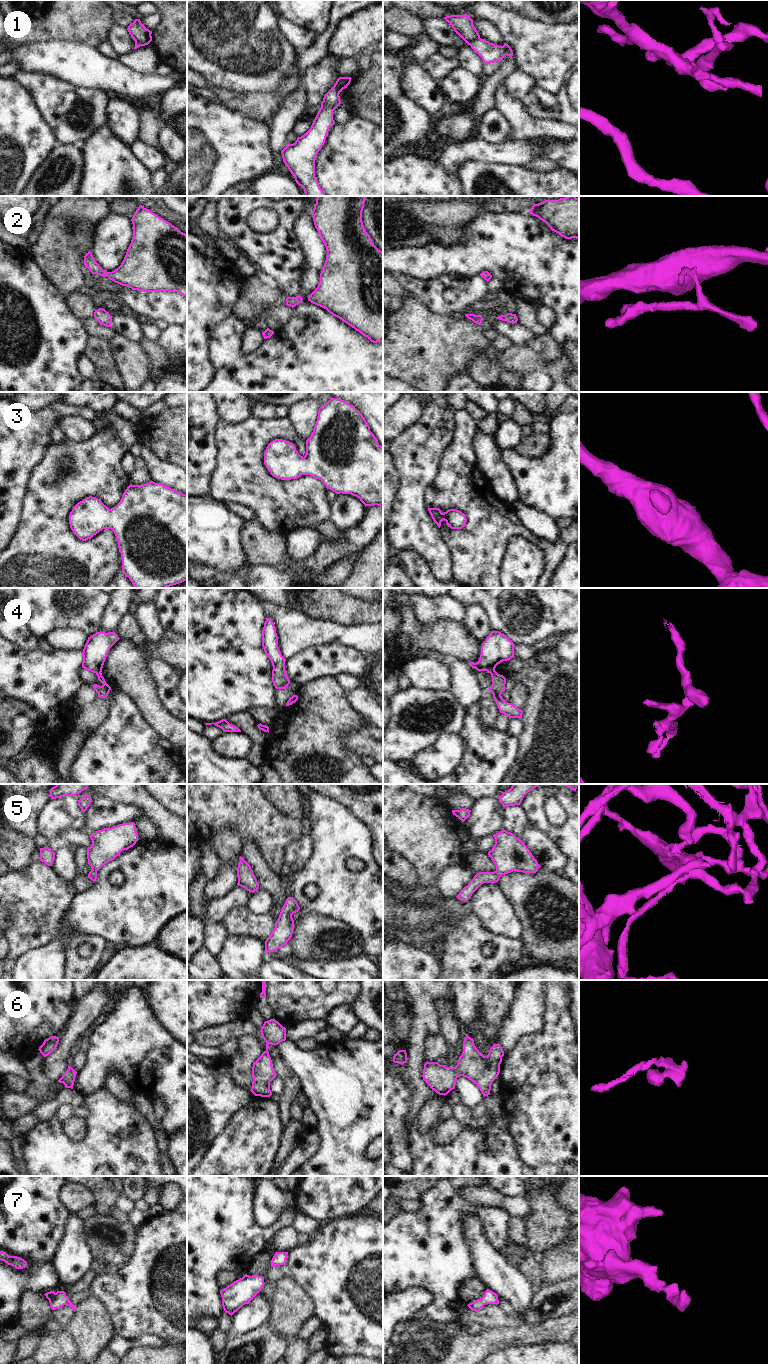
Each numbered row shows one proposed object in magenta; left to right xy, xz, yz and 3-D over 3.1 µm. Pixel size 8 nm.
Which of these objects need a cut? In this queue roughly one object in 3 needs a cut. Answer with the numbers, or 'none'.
1, 4

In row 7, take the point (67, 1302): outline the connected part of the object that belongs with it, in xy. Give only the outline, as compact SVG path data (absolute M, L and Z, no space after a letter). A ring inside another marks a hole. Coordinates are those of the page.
M53 1291L47 1292L44 1294L46 1298L49 1300L50 1307L52 1310L60 1309L64 1305L71 1307L74 1312L76 1310L76 1305L73 1305L69 1297L66 1295L64 1291L57 1291L56 1293Z

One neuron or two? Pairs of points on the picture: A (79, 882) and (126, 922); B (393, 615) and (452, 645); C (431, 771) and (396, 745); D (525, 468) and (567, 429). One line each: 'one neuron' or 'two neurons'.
A: two neurons
B: two neurons
C: two neurons
D: one neuron

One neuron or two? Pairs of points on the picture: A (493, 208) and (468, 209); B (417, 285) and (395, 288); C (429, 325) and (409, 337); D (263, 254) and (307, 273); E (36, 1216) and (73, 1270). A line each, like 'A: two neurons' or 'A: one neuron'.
A: two neurons
B: two neurons
C: one neuron
D: two neurons
E: two neurons

